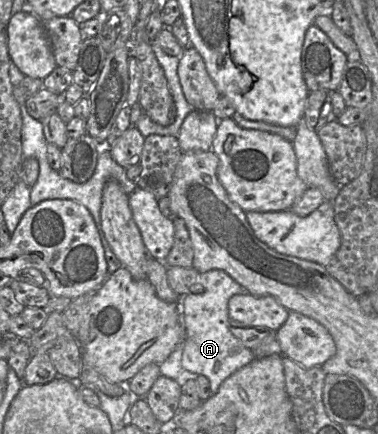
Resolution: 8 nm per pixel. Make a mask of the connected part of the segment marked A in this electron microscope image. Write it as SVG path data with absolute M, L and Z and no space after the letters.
M222 270L200 273L198 283L191 292L181 298L184 340L182 343L182 367L185 371L204 375L210 383L211 395L238 370L255 360L252 350L245 347L230 331L228 302L237 294L249 293Z

